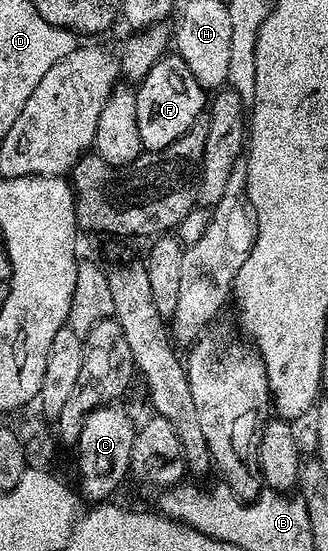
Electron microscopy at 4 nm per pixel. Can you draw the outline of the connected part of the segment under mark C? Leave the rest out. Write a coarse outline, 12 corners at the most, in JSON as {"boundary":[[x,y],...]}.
{"boundary":[[94,408],[81,426],[84,501],[110,501],[128,479],[136,421]]}

